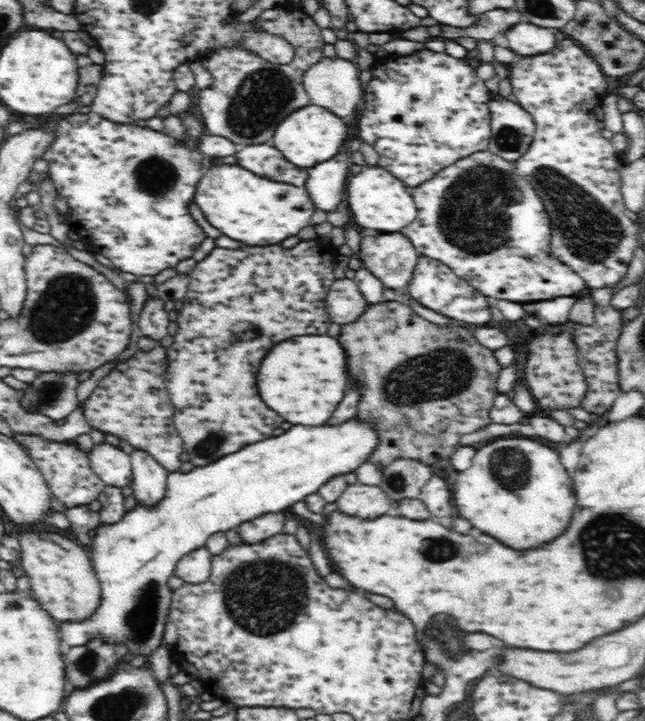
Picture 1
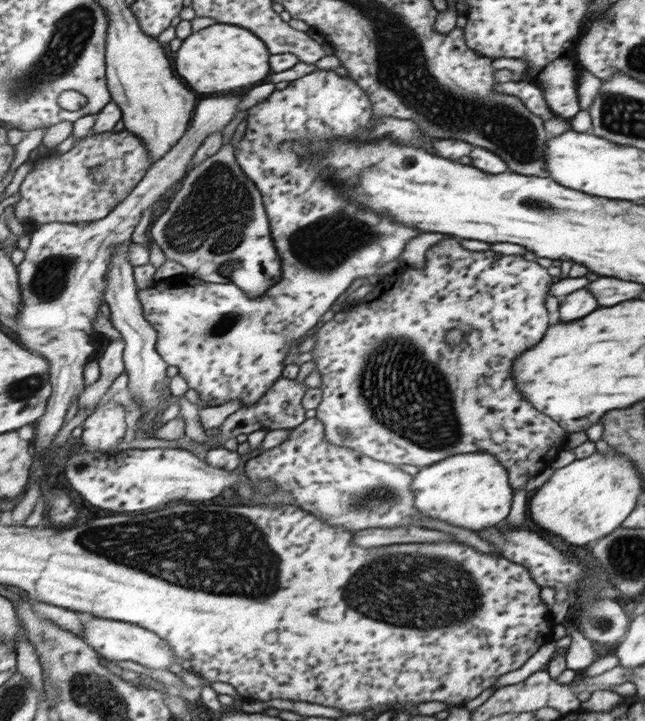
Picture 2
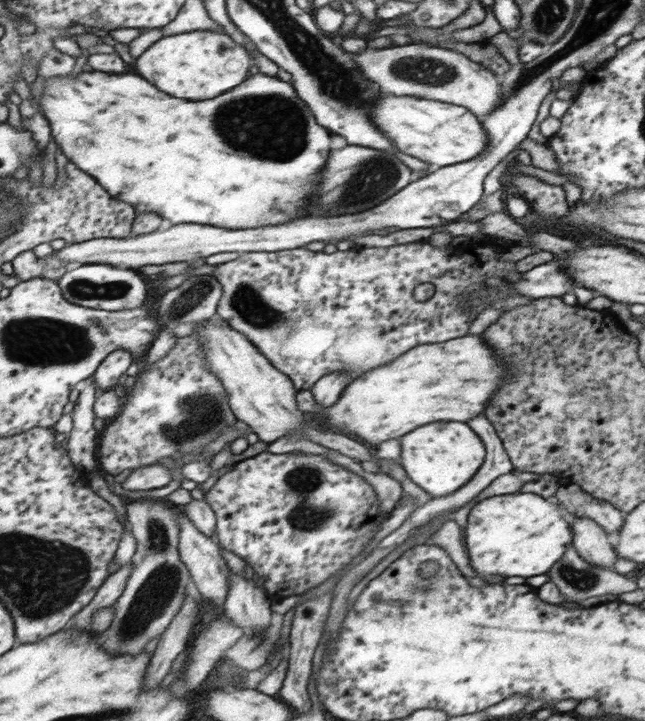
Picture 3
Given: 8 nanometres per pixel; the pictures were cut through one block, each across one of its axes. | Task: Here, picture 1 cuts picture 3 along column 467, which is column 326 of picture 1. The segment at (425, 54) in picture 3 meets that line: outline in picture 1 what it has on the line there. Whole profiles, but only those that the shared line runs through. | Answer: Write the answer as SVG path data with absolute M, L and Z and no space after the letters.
M338 56L322 57L320 62L316 62L304 72L304 76L302 76L303 87L310 97L312 105L323 106L340 115L340 117L347 117L355 111L358 102L363 98L360 75L358 65L353 61Z

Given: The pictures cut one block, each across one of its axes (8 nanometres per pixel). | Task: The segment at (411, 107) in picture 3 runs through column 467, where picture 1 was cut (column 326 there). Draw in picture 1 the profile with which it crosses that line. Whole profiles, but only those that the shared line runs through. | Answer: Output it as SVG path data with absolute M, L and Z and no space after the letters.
M308 105L291 112L284 122L276 128L274 146L284 154L292 164L302 168L312 168L322 162L334 158L340 153L342 144L346 142L348 126L342 122L342 117L323 106Z

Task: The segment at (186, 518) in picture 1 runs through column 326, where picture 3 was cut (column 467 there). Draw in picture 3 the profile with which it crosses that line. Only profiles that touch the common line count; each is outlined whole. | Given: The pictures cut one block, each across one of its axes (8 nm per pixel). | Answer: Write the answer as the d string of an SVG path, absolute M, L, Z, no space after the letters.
M434 422L400 438L399 464L410 480L432 497L448 497L468 484L481 470L487 451L484 440L462 422Z

